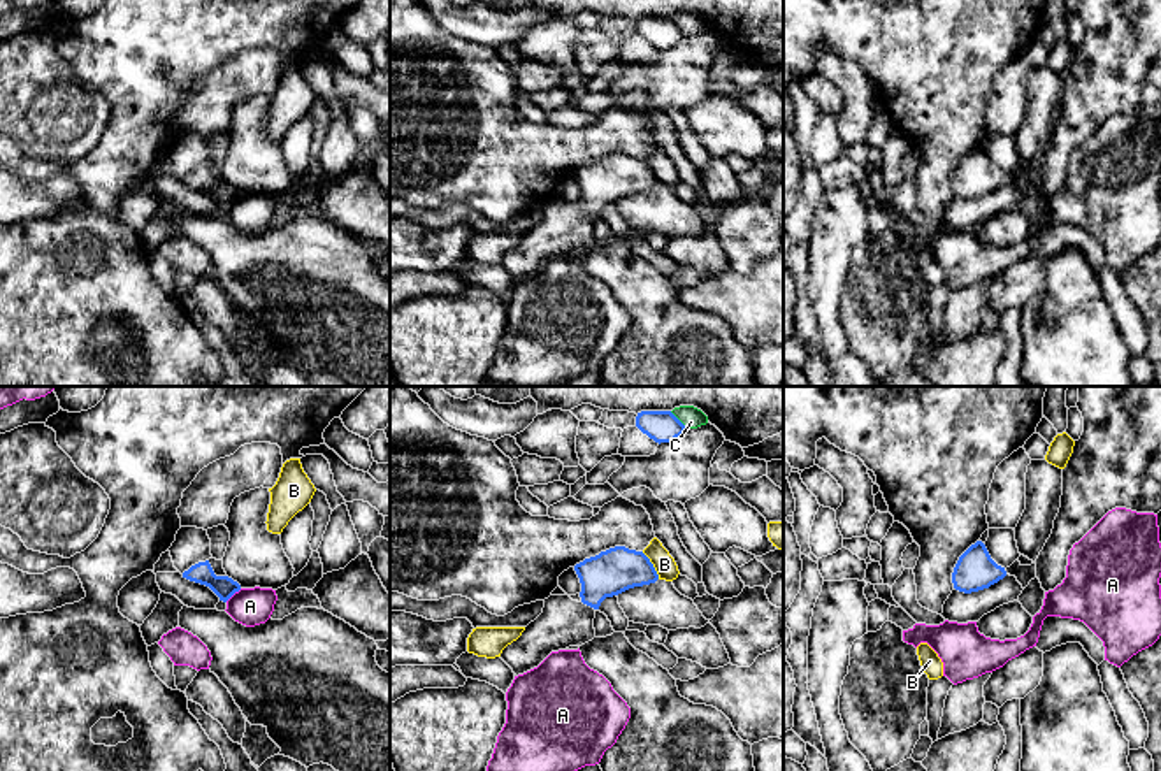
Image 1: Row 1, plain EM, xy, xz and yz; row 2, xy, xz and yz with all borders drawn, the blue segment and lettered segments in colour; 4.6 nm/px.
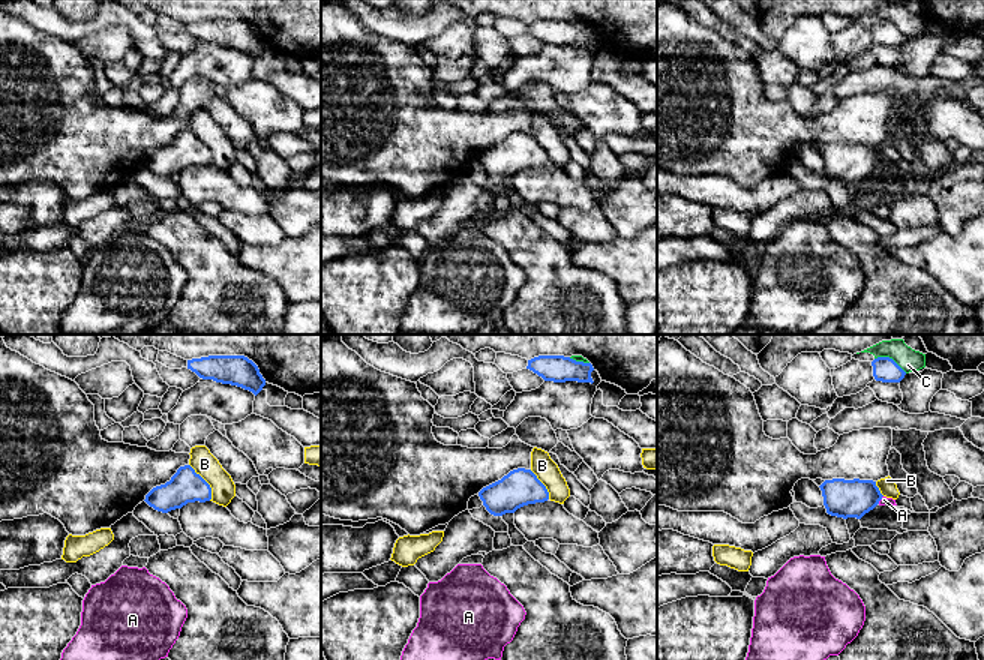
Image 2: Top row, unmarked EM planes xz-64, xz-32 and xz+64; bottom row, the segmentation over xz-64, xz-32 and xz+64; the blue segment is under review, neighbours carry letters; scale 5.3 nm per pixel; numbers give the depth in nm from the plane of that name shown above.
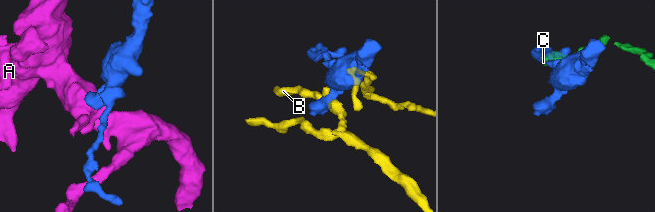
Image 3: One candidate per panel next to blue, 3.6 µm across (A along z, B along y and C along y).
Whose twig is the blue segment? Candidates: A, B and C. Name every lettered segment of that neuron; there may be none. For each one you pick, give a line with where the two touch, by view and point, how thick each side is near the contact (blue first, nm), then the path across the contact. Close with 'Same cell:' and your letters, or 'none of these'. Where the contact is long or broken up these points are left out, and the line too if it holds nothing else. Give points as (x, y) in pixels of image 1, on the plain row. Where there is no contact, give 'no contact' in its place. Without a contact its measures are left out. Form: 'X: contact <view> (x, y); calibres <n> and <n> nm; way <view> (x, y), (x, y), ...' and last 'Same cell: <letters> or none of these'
Same cell: none of these

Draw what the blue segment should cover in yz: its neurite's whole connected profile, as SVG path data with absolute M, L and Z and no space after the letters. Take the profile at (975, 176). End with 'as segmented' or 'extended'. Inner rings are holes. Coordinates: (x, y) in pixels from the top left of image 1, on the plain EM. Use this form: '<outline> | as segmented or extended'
M977 148L959 163L952 179L952 190L955 197L971 200L989 195L1006 181L1015 183L1022 195L1026 195L1036 184L1036 170L1022 172L1017 165L1005 176L991 165L985 151Z | extended

